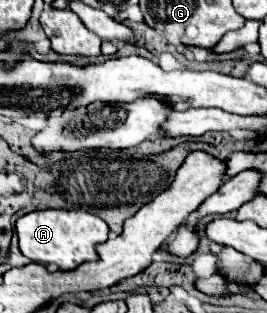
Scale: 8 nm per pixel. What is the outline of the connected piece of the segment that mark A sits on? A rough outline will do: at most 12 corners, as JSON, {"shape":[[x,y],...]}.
{"shape":[[84,210],[16,220],[20,250],[74,270],[94,260],[108,224]]}

